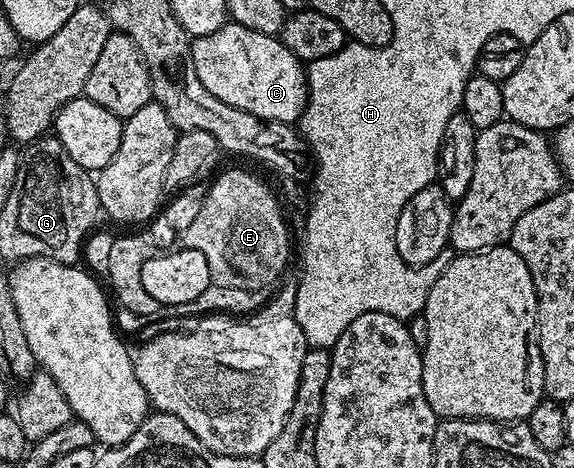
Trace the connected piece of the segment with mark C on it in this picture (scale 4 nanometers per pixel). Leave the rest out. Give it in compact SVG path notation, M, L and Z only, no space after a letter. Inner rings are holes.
M225 22L214 33L198 35L192 39L192 60L198 73L198 81L218 97L218 101L226 101L226 105L234 105L246 113L254 113L259 119L276 119L280 123L295 124L308 105L308 77L302 60L275 35L254 33L254 29L246 29L246 25Z

